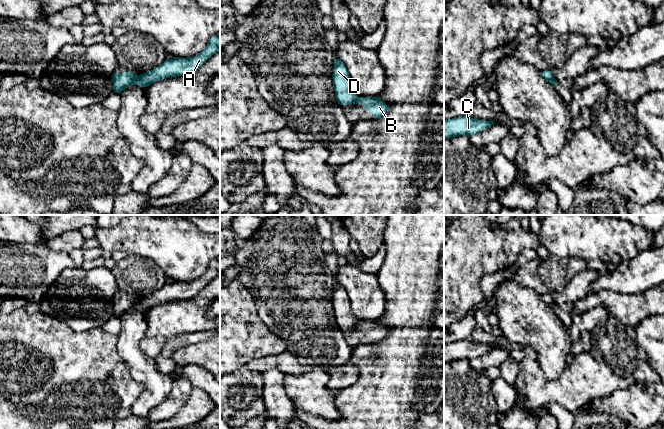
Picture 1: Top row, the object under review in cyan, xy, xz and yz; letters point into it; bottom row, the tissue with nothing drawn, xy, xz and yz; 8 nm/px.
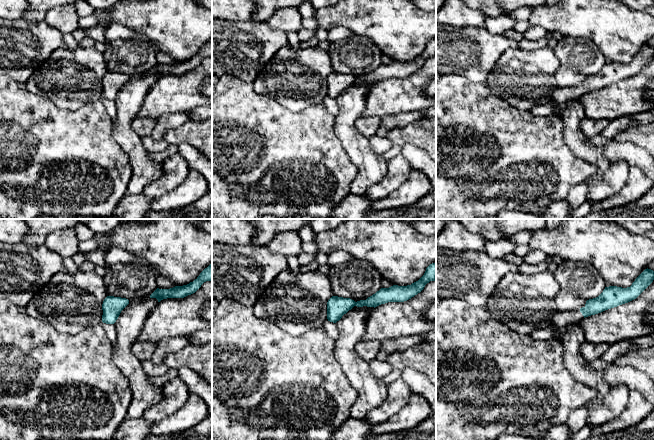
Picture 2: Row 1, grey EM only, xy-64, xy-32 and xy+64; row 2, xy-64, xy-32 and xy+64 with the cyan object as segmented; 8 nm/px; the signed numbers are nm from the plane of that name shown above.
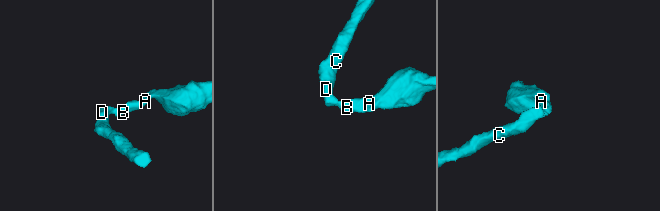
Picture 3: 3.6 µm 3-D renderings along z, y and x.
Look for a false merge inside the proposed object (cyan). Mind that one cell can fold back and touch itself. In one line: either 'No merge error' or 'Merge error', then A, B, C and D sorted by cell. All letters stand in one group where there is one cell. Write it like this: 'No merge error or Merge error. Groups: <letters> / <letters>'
Merge error. Groups: A B / C D

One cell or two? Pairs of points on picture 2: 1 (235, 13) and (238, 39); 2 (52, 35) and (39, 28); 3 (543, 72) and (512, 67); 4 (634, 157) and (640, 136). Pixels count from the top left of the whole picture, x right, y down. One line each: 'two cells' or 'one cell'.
1: two cells
2: one cell
3: one cell
4: two cells

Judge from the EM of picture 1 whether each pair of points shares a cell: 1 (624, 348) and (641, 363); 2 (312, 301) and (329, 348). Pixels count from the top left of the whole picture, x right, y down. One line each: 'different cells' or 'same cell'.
1: same cell
2: same cell

